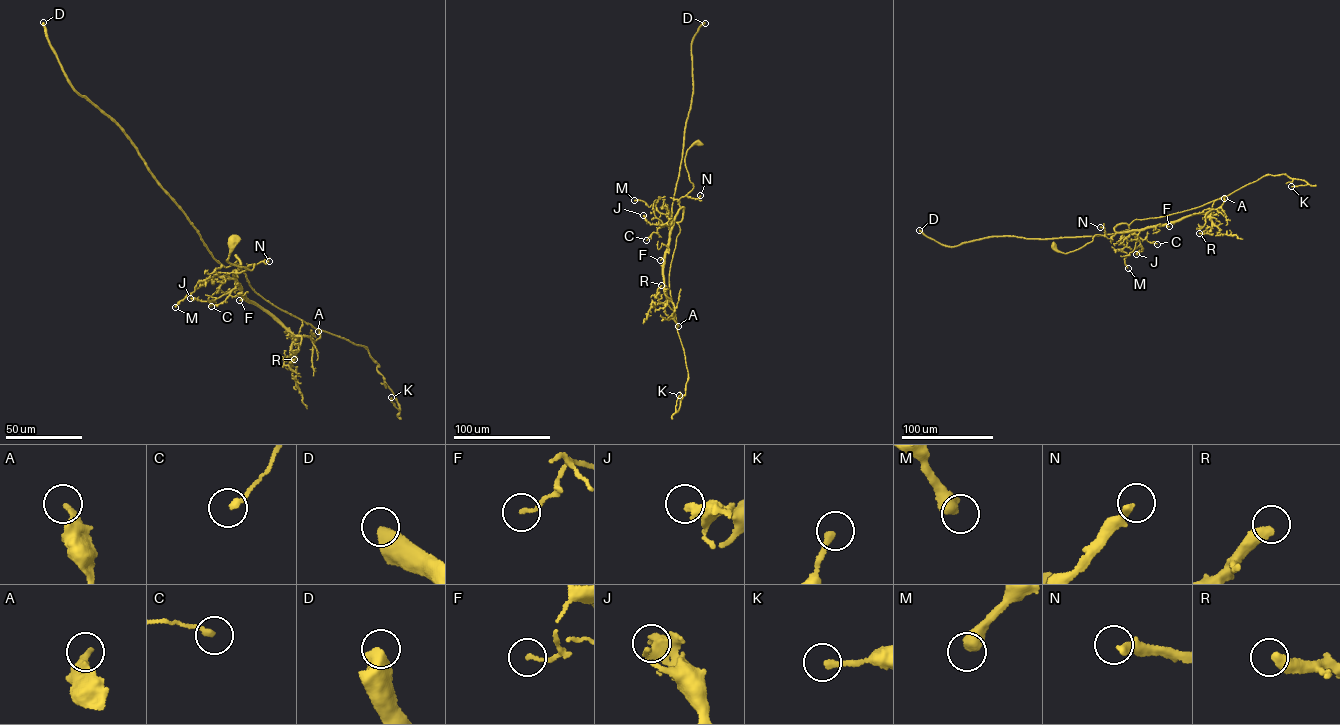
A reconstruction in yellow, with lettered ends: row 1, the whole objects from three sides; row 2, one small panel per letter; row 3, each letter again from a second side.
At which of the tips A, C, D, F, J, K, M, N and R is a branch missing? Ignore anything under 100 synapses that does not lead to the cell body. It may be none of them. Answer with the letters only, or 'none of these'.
D

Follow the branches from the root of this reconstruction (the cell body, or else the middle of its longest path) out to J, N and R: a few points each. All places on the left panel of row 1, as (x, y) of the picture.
J: (234, 240), (226, 260), (253, 268), (254, 264), (236, 270), (235, 288), (220, 303), (190, 298)
N: (234, 240), (226, 260), (250, 270), (254, 264), (249, 265), (247, 268), (269, 261)
R: (234, 240), (226, 260), (249, 270), (254, 264), (236, 270), (241, 291), (291, 332), (289, 362), (294, 359)

